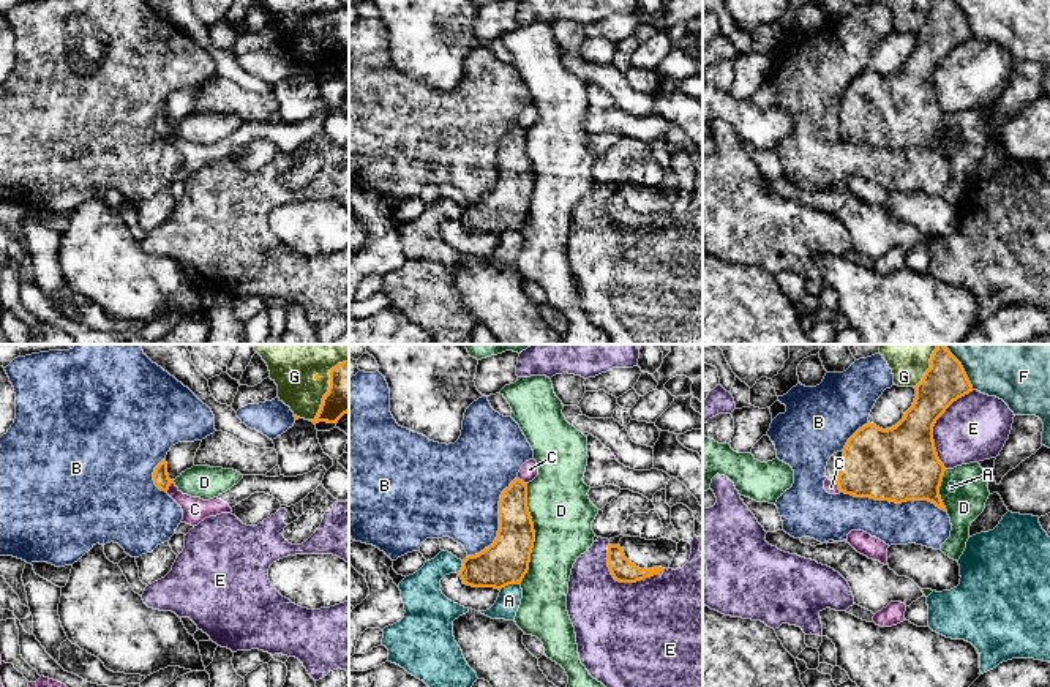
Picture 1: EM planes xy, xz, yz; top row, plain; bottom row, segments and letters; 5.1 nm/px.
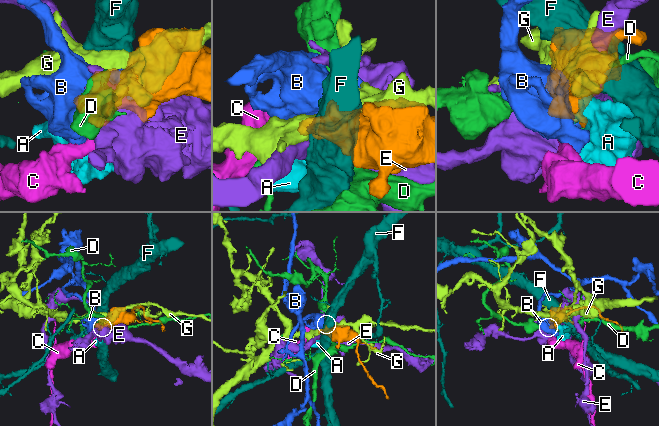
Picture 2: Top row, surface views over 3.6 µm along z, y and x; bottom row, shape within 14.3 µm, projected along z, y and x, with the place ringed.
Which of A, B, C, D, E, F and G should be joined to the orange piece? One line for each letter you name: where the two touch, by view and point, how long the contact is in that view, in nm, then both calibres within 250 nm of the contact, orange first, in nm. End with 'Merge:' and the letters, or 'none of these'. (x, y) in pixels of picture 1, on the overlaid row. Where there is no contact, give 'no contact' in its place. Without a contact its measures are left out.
Merge: none of these

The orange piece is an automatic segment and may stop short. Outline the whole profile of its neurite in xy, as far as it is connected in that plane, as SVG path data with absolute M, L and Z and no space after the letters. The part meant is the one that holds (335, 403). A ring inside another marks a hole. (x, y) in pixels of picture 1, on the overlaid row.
M349 362L338 363L330 370L330 387L322 398L321 409L313 422L338 423L349 412Z

